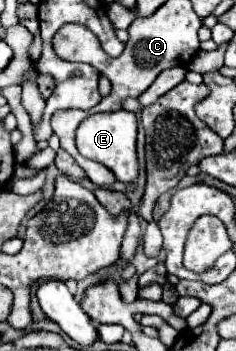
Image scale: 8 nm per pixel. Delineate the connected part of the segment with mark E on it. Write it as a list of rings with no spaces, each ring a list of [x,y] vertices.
[[[116,110],[106,114],[92,114],[78,126],[76,146],[84,158],[90,158],[108,166],[120,182],[132,182],[138,178],[136,134],[138,134],[138,118],[134,112]]]

